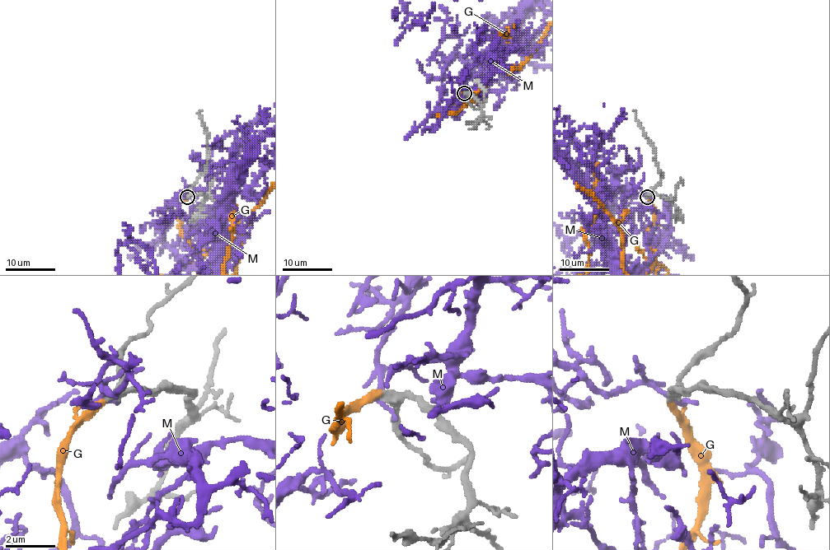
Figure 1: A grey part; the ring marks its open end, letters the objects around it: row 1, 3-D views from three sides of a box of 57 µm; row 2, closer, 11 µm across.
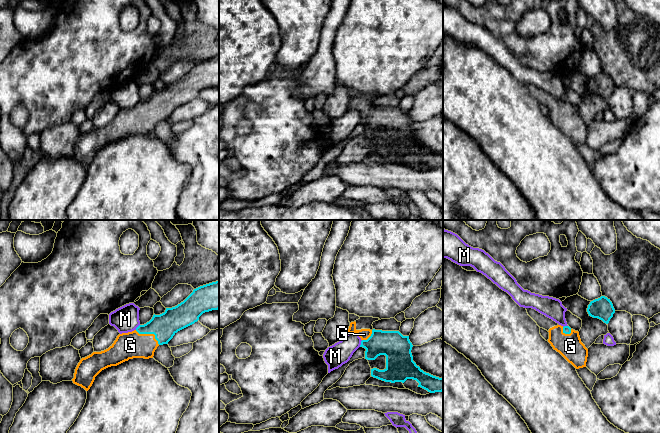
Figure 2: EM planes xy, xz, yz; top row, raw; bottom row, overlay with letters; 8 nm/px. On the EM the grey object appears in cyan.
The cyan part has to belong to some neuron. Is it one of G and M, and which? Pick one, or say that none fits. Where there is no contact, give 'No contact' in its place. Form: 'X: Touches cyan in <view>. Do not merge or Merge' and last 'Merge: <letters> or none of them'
G: Touches cyan in xy. Merge
M: Touches cyan in xz. Do not merge
Merge: G

